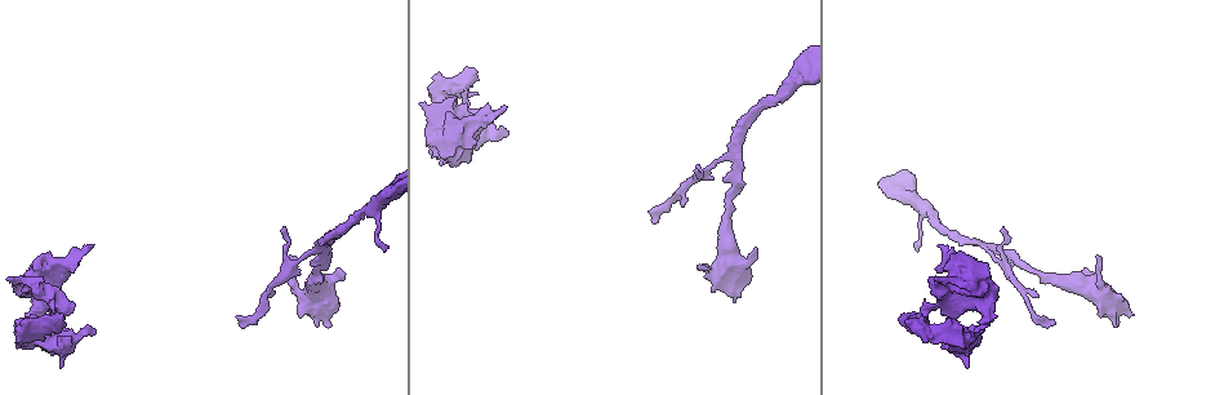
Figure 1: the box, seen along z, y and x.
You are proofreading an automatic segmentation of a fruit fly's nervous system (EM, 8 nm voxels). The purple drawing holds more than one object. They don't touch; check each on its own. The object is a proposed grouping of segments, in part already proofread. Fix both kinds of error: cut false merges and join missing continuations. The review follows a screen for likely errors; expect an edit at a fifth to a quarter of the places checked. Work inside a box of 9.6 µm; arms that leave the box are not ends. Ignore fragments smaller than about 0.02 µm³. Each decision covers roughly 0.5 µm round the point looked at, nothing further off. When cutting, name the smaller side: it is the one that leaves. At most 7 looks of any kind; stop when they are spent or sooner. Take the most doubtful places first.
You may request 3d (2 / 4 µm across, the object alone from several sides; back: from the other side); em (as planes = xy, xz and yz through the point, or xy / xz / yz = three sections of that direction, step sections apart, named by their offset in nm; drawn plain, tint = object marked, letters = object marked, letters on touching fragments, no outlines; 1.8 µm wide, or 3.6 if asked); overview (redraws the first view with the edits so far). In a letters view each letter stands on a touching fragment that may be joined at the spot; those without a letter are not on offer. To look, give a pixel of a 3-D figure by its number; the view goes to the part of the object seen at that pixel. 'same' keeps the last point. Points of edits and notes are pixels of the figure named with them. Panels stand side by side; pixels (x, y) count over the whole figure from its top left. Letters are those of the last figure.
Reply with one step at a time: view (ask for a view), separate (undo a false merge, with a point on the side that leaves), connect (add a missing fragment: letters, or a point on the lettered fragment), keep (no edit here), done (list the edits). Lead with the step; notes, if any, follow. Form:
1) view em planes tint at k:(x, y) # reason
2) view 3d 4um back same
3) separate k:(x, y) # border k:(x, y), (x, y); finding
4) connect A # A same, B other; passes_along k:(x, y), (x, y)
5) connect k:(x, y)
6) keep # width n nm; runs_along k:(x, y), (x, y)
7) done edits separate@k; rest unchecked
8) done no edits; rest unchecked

view em 3.6um planes tint at 1:(1088, 286) # arms part here

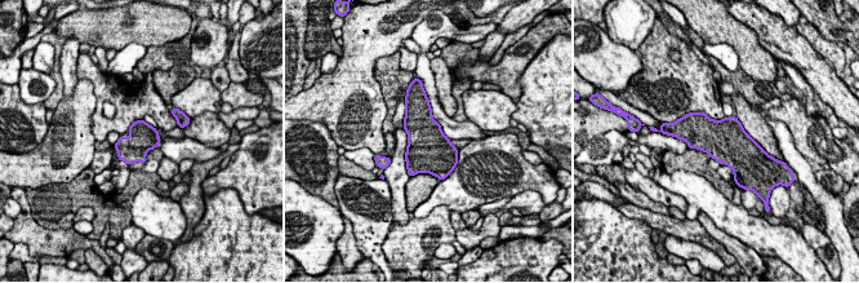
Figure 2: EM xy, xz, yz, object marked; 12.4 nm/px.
view em 3.6um planes letters same

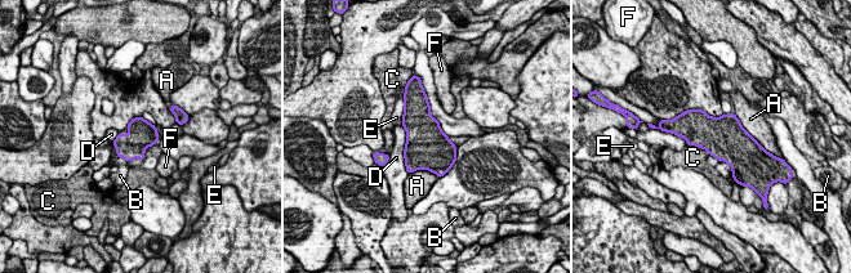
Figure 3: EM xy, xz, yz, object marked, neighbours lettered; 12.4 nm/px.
keep # A other, B other, C other, D other, E other, F other; border 3:(687, 144), (700, 147), (709, 155); all the same cell

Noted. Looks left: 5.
view 3d 2um at 1:(463, 87)

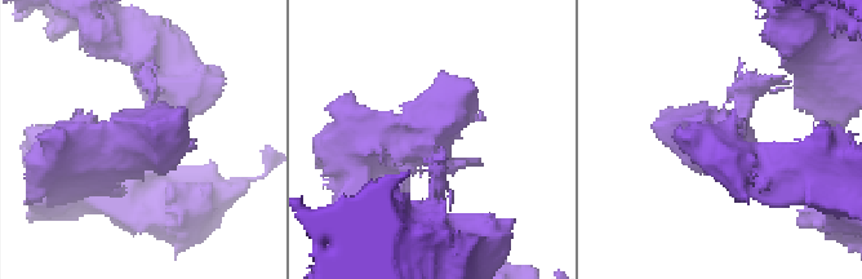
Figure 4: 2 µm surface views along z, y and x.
view em planes letters at 4:(431, 140)

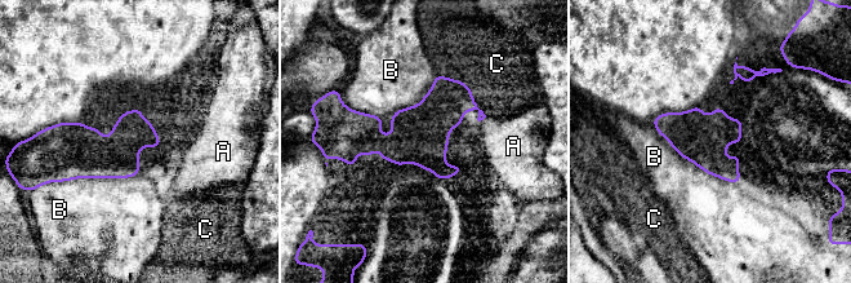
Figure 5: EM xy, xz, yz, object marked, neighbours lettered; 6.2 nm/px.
keep # A other, B other, C other; border 5:(436, 75), (418, 104), (393, 113); continuous, no second cell

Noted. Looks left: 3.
view 3d 4um at 1:(505, 106)

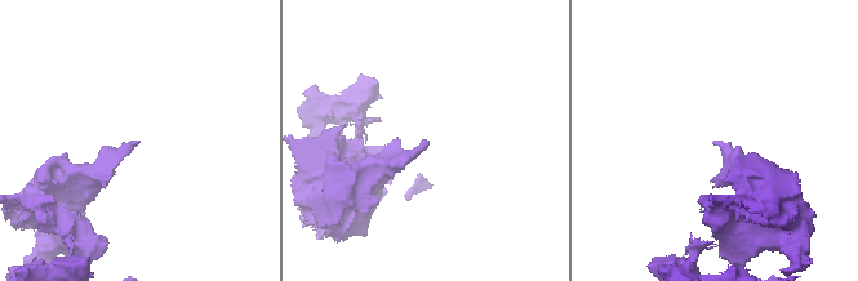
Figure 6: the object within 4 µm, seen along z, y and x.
view em yz step 4 letters at 6:(138, 141) # shape alone is not enough

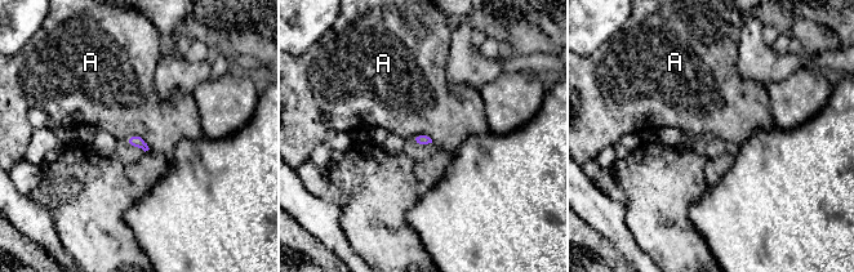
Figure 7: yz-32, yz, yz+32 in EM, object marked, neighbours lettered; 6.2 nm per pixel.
keep # A other; border 7:(125, 139), (139, 136), (150, 148); no lettered fragment goes on from it

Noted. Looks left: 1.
done no edits; rest unchecked

